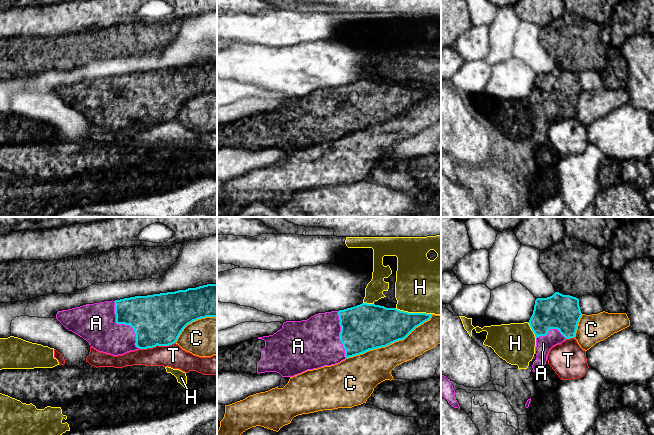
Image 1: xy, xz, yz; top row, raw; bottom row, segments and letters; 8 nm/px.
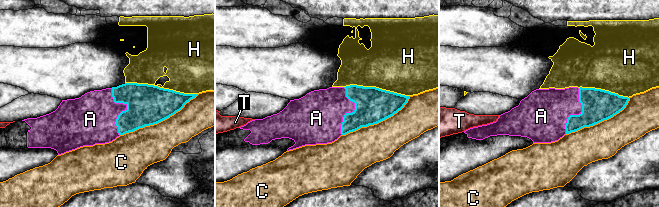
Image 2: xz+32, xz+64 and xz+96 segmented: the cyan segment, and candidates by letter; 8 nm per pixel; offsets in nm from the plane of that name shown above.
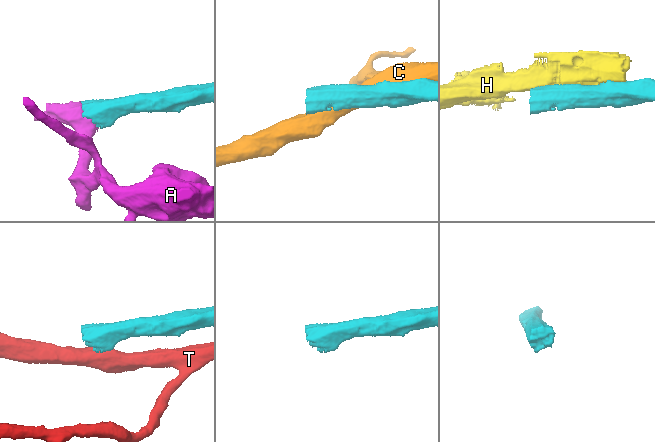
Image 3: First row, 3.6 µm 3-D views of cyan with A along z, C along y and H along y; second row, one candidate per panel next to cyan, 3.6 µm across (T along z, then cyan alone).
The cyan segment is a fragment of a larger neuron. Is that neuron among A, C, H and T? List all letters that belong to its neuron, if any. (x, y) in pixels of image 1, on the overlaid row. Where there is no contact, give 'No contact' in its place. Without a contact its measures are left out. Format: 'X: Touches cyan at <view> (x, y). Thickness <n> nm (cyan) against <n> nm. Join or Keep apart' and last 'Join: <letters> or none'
A: Touches cyan at xy (124, 323). Thickness 380 nm (cyan) against 320 nm. Join
C: Touches cyan at xz (389, 344). Thickness 380 nm (cyan) against 280 nm. Keep apart
H: Touches cyan at xz (413, 313). Thickness 300 nm (cyan) against 440 nm. Keep apart
T: Touches cyan at xy (157, 344). Thickness 420 nm (cyan) against 180 nm. Keep apart
Join: A

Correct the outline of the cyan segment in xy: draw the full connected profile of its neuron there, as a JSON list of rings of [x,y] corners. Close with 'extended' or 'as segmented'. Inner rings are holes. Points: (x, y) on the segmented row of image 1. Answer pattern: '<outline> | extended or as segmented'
[[[217,284],[86,304],[56,314],[56,319],[66,329],[82,337],[97,351],[113,356],[157,345],[172,345],[188,324],[206,317],[217,318]]] | extended

